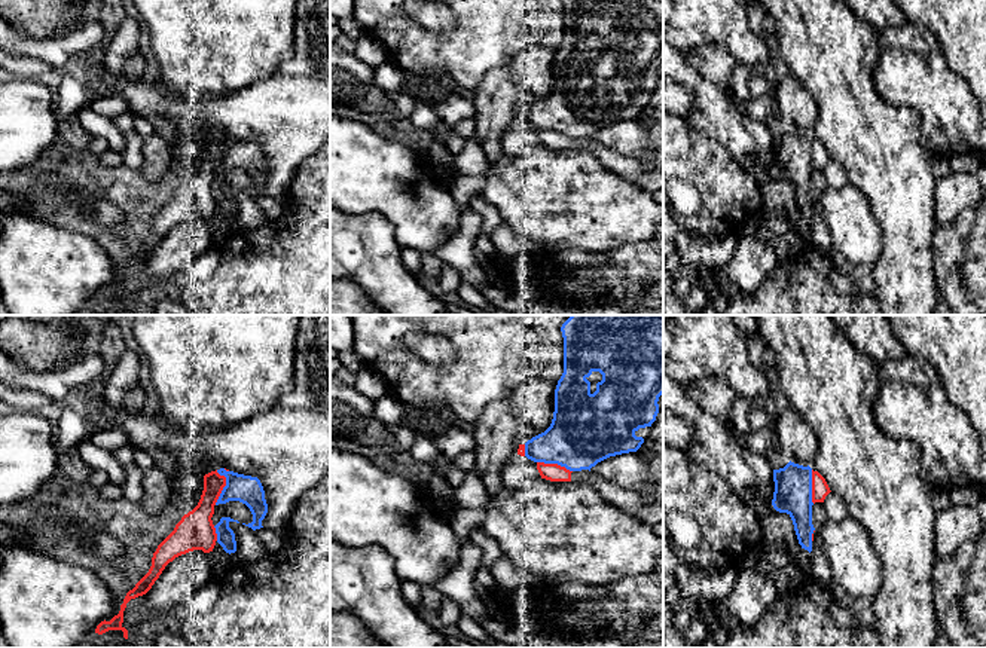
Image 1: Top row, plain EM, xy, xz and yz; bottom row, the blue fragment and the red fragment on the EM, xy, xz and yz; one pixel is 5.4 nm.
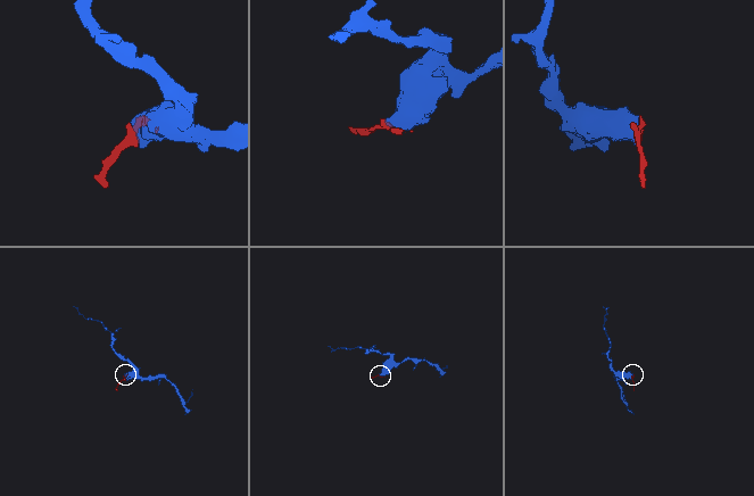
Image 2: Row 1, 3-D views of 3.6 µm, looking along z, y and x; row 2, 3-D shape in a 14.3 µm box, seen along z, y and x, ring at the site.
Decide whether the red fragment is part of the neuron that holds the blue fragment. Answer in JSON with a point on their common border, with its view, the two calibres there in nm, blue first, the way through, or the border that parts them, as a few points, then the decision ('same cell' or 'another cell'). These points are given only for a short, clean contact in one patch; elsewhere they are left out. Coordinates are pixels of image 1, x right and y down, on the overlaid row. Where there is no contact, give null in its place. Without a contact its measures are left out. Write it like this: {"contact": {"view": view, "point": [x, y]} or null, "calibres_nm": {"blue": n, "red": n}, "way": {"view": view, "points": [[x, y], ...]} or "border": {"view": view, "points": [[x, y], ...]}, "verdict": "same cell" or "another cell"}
{"contact": {"view": "xy", "point": [225, 486]}, "calibres_nm": {"blue": 150, "red": 150}, "verdict": "another cell"}

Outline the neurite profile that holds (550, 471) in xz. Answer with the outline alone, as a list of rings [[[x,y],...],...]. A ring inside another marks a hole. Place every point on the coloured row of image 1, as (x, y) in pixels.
[[[537,462],[537,470],[541,479],[550,482],[574,482],[590,485],[607,502],[616,505],[631,516],[634,516],[642,507],[641,495],[637,490],[611,485],[589,470],[570,471],[558,464],[544,462]]]

